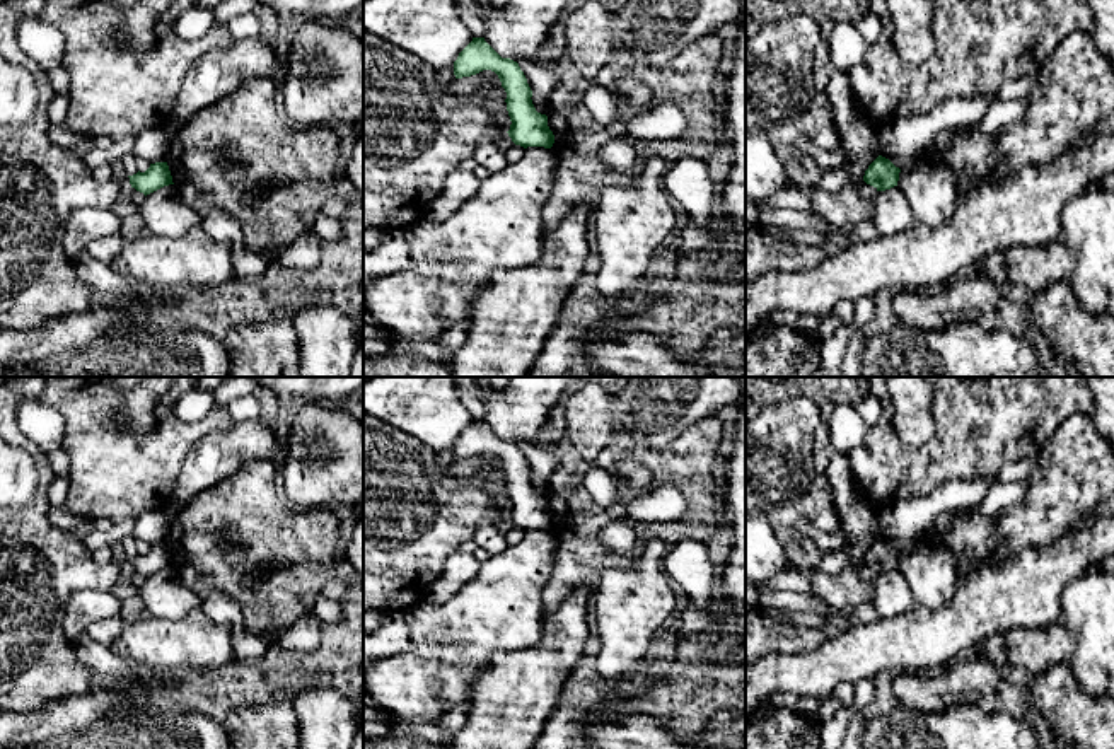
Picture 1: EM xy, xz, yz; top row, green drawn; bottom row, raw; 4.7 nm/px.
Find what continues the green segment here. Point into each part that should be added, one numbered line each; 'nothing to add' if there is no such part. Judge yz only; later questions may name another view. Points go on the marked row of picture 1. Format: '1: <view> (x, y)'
nothing to add

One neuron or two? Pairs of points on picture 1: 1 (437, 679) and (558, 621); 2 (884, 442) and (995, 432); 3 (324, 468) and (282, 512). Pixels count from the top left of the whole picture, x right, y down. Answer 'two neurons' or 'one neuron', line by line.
1: two neurons
2: one neuron
3: two neurons

